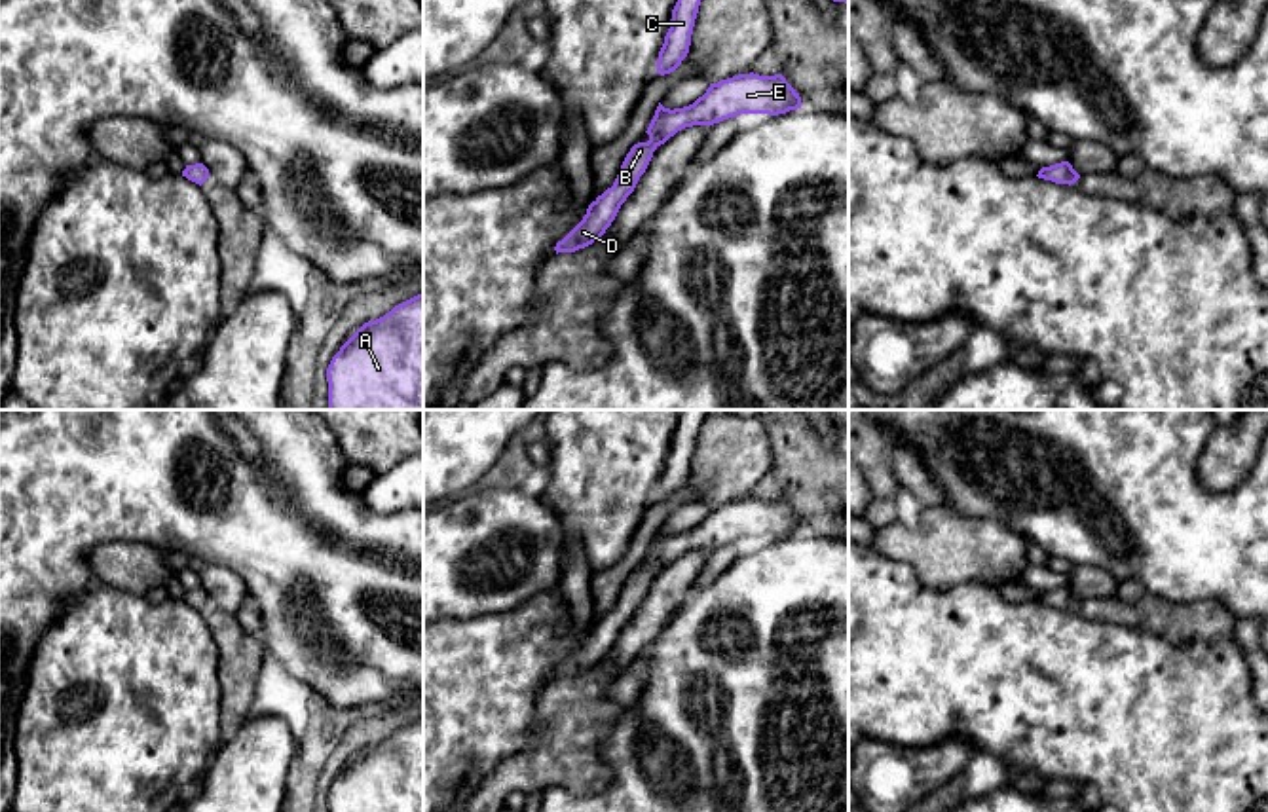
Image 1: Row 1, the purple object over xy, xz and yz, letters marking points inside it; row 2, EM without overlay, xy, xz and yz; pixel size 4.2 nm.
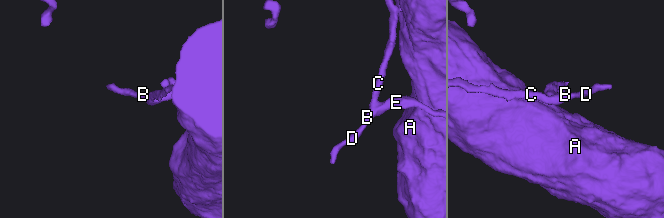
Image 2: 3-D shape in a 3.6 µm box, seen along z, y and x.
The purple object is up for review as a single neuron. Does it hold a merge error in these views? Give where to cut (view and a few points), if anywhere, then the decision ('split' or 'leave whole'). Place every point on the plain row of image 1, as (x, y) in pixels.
no cut | leave whole

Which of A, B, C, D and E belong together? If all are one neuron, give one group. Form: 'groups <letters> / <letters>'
groups A B C D E

